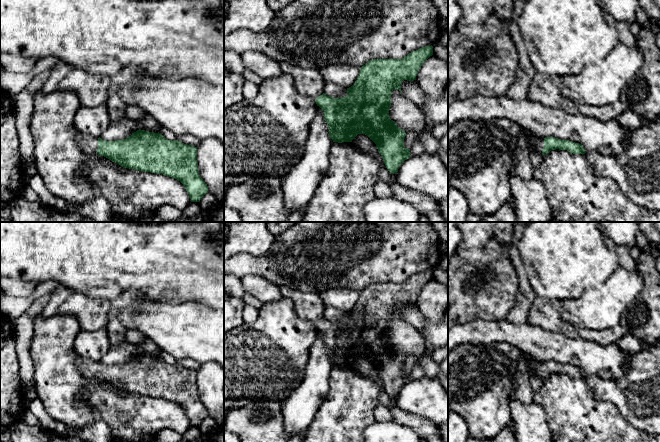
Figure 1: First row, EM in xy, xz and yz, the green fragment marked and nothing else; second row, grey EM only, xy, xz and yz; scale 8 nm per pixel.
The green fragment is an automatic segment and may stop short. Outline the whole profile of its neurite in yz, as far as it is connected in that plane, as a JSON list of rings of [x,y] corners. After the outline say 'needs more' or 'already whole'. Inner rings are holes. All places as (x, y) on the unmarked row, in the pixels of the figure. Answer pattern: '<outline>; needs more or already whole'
[[[530,358],[527,361],[529,374],[536,374],[540,378],[546,379],[551,374],[567,374],[573,378],[585,378],[583,370],[579,367],[575,367],[569,364],[561,364],[555,361],[538,361],[534,358]]]; needs more

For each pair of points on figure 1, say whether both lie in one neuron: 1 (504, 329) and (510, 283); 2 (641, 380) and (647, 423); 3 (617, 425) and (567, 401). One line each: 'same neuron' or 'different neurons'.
1: different neurons
2: same neuron
3: same neuron

